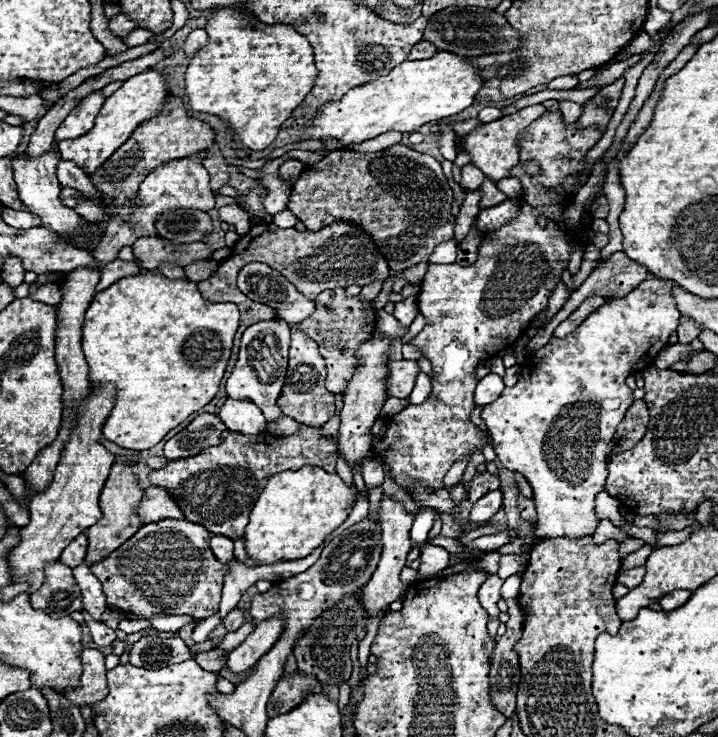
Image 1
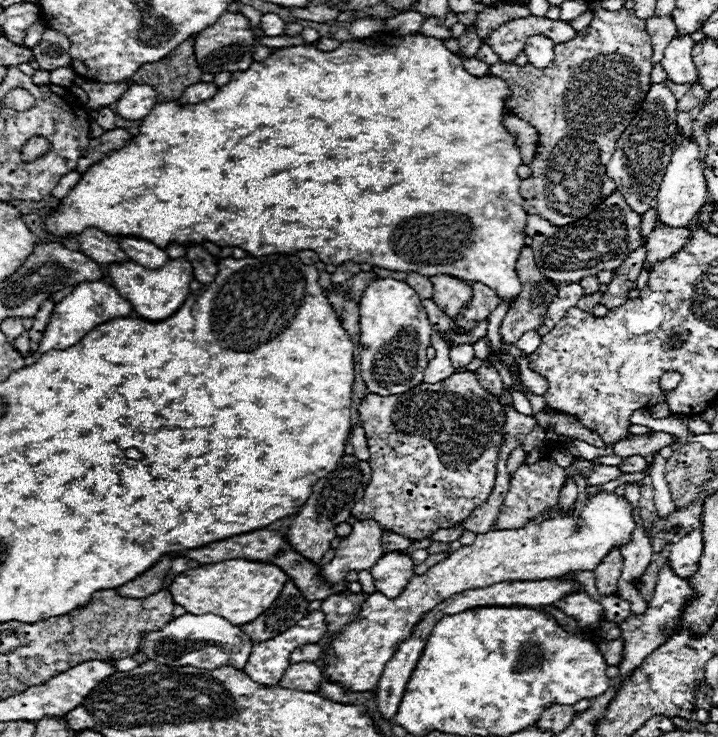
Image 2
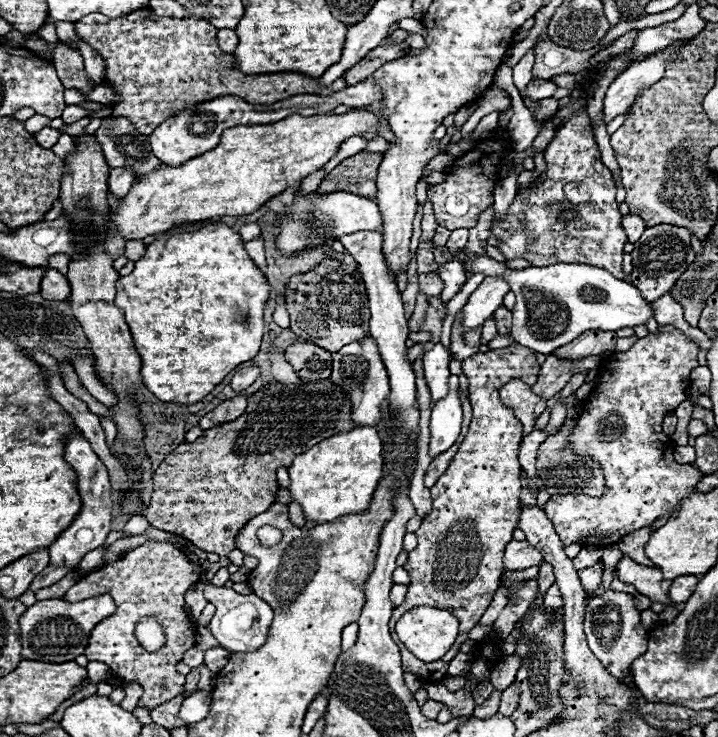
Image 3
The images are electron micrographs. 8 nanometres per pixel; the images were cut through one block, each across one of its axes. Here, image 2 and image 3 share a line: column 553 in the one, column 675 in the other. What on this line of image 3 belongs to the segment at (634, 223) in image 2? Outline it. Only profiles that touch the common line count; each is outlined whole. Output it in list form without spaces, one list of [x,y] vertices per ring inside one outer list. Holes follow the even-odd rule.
[[[672,224],[652,226],[646,228],[640,240],[634,244],[630,282],[642,292],[642,296],[648,302],[654,302],[674,286],[674,282],[680,278],[682,272],[686,272],[686,268],[692,262],[694,262],[694,250],[690,246],[690,232],[686,228]]]

